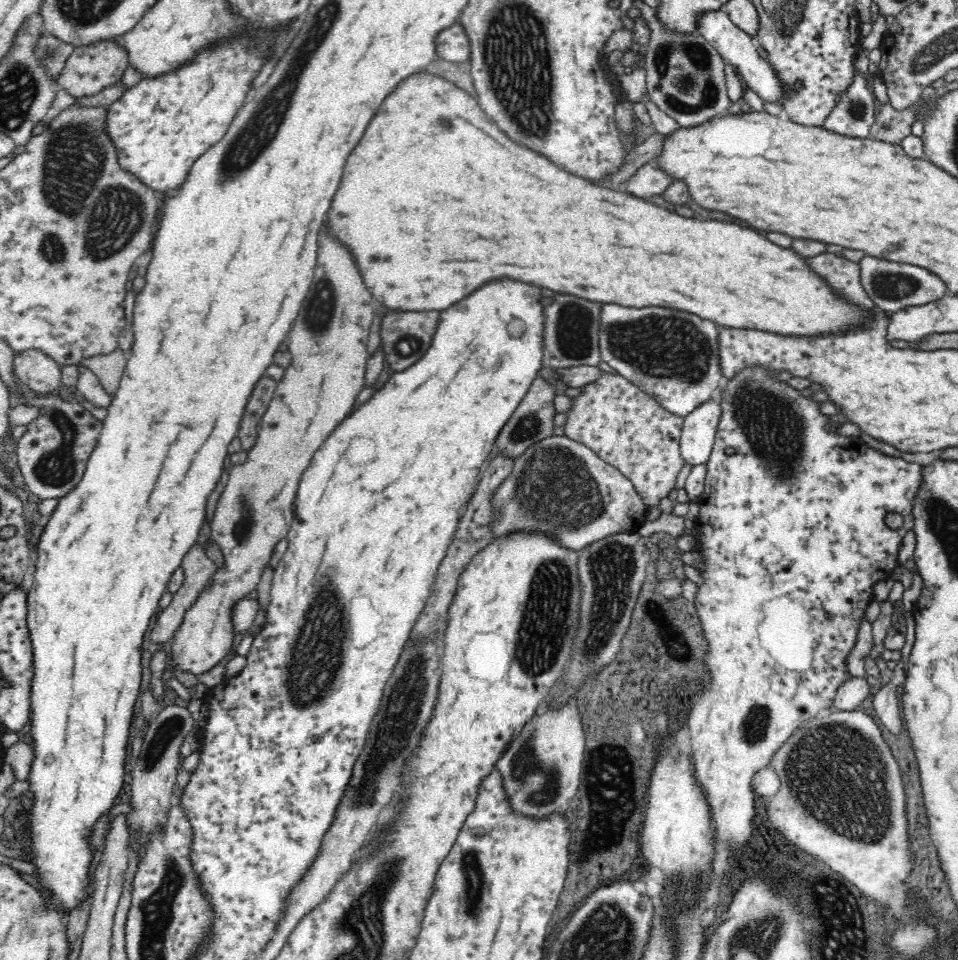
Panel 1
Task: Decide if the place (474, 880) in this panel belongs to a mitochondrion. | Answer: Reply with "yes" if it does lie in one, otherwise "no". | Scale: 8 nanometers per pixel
yes

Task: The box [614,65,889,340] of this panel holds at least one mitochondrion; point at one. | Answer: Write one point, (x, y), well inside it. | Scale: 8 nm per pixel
(856, 110)

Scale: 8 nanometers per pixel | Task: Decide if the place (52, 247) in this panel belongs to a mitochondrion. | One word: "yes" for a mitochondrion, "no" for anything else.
yes

